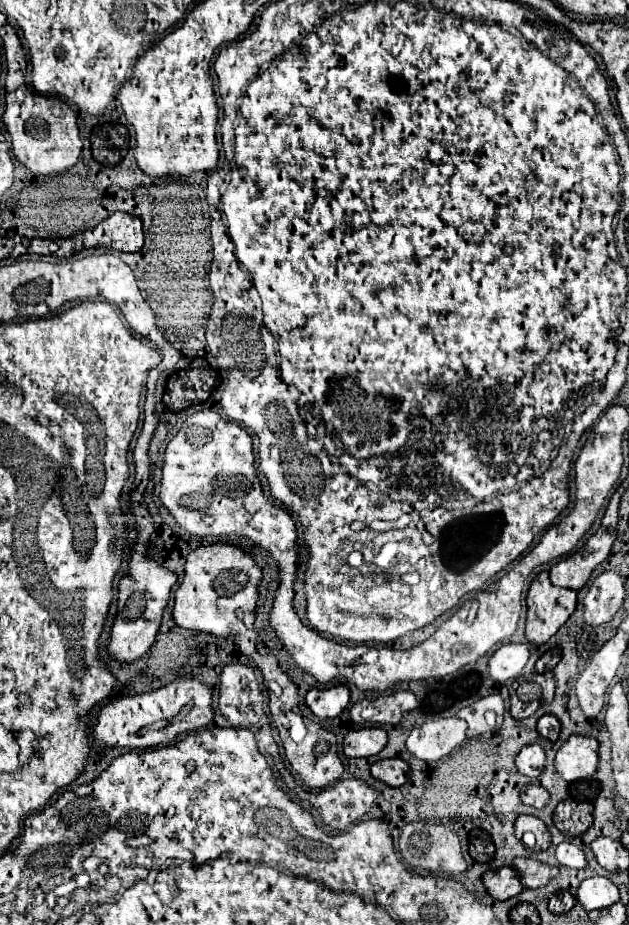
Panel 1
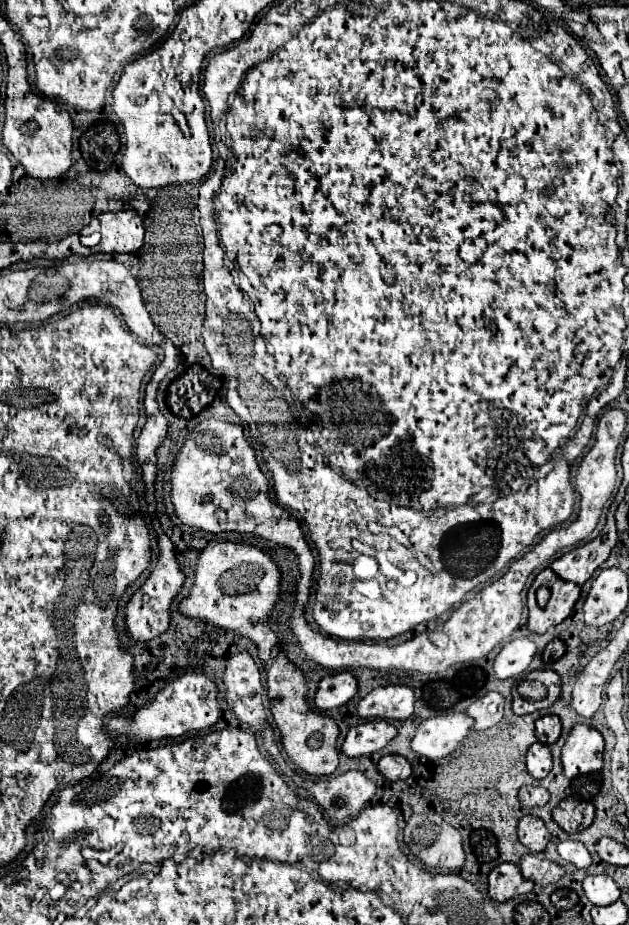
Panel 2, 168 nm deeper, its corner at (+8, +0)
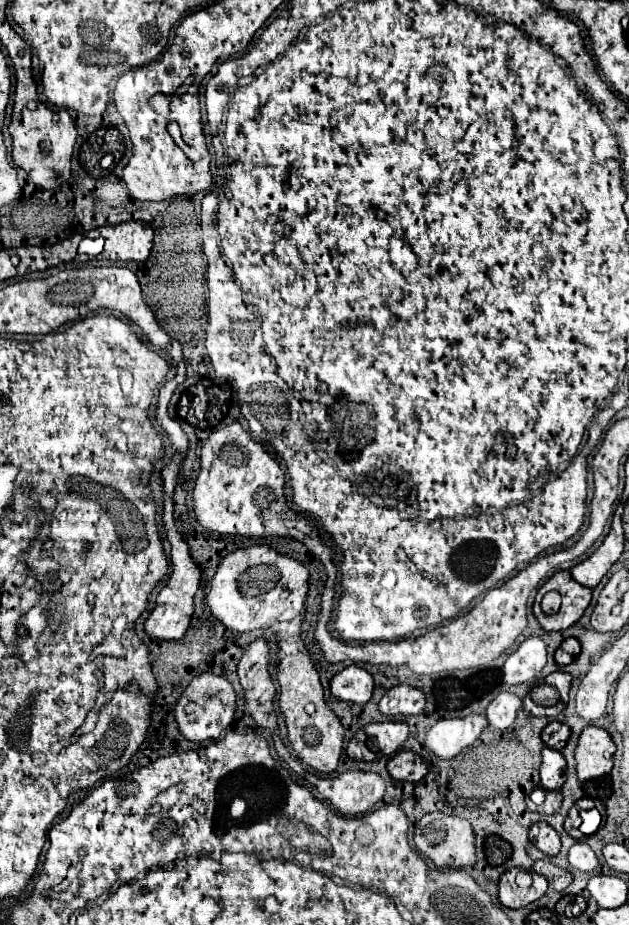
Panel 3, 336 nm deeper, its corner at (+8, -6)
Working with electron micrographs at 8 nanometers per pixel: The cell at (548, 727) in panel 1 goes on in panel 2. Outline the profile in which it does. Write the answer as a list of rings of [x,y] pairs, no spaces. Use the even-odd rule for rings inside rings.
[[[544,715],[536,721],[536,737],[540,743],[552,745],[558,741],[560,733],[562,733],[562,725],[556,715]]]

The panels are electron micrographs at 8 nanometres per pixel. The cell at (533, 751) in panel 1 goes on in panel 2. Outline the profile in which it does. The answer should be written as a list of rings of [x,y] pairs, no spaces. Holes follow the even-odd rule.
[[[534,743],[528,749],[526,765],[528,765],[528,773],[532,777],[544,779],[550,773],[550,769],[552,769],[552,753],[550,753],[550,747],[544,745],[544,743]]]

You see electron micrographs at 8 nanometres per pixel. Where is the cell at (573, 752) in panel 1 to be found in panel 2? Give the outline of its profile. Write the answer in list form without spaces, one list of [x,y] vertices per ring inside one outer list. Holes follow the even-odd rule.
[[[574,725],[562,749],[564,775],[568,779],[574,779],[578,775],[600,771],[602,753],[604,753],[604,737],[588,725]]]

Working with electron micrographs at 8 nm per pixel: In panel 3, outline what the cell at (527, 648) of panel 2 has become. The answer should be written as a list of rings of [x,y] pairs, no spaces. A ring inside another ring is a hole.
[[[528,637],[516,651],[512,651],[502,667],[504,683],[516,685],[534,679],[546,665],[546,643],[540,637]]]

